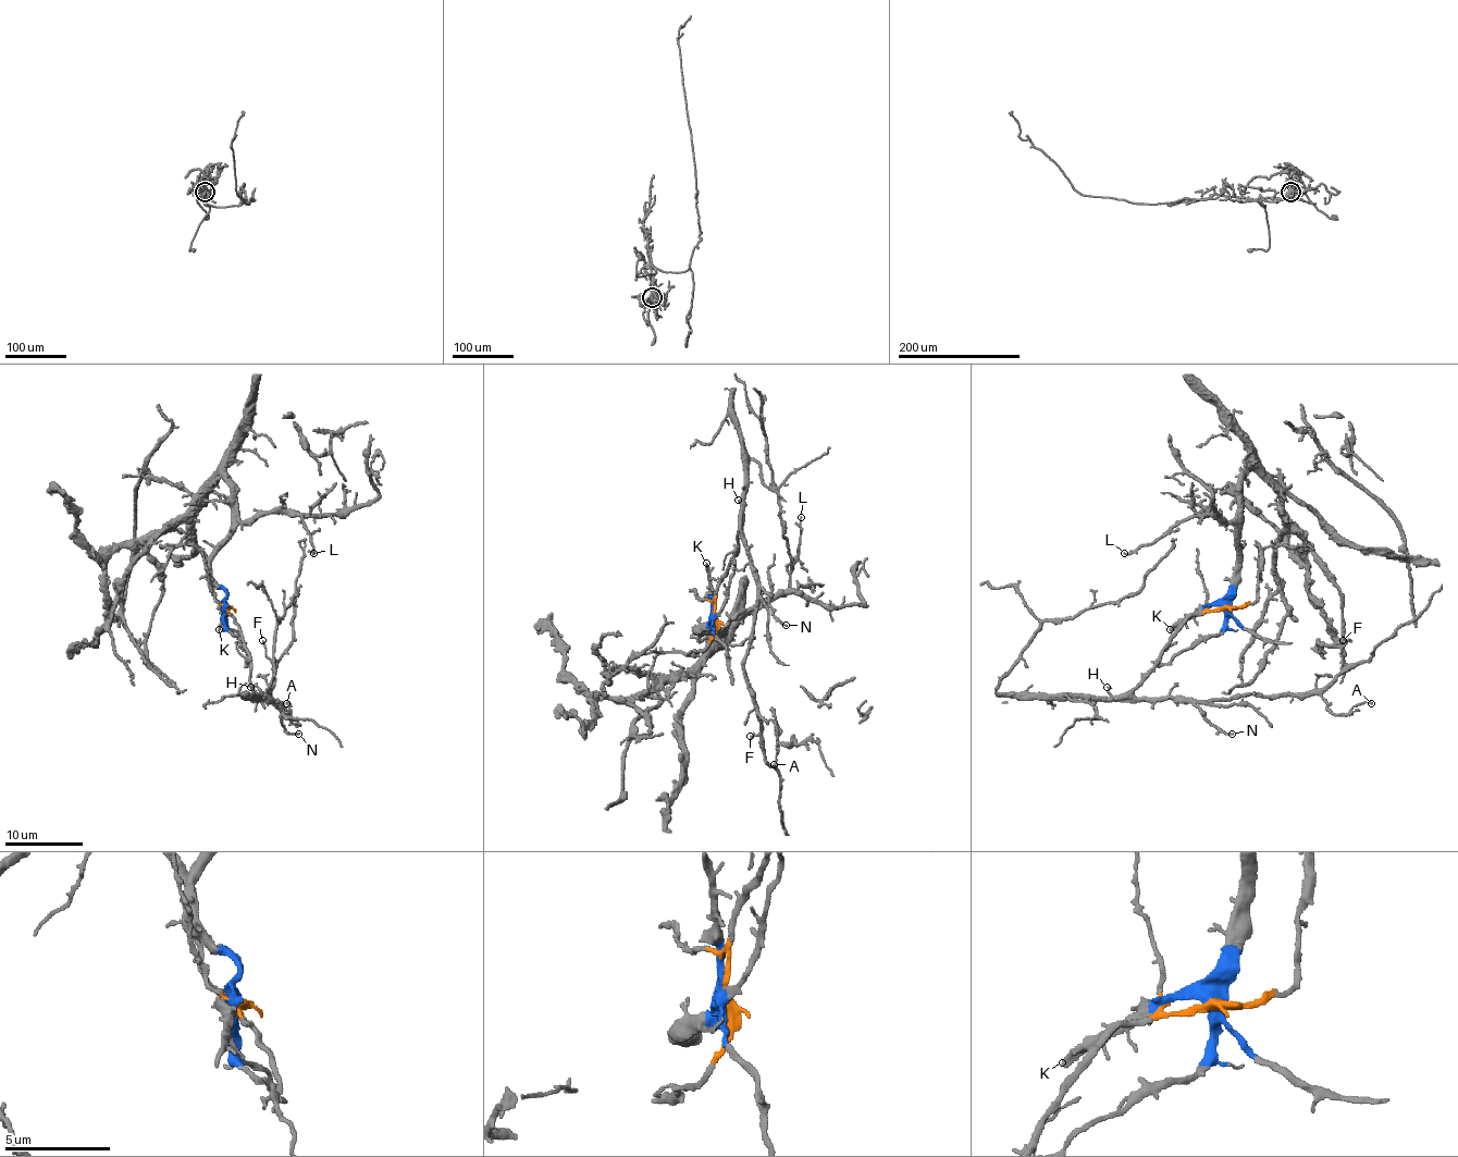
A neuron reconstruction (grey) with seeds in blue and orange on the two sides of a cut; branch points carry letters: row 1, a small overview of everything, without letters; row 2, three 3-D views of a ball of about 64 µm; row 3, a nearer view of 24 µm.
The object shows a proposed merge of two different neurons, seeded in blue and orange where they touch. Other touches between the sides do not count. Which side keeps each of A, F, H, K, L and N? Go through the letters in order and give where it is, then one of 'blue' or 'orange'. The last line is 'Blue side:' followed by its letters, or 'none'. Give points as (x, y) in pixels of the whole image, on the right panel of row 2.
A: place (1371, 703); orange
F: place (1343, 640); orange
H: place (1107, 687); orange
K: place (1170, 629); blue
L: place (1124, 553); blue
N: place (1232, 734); orange
Blue side: K, L

